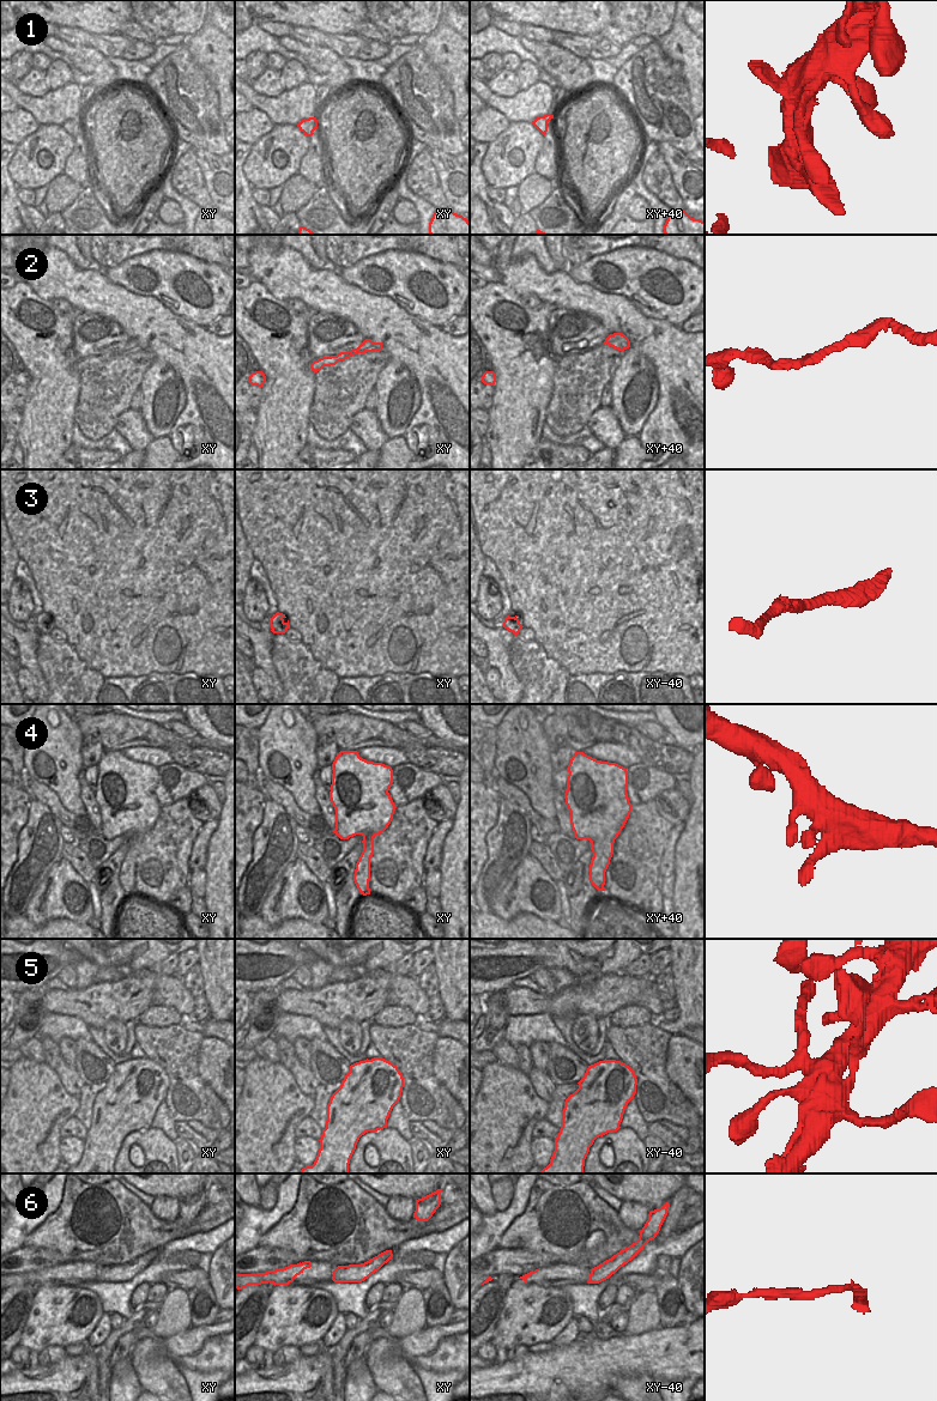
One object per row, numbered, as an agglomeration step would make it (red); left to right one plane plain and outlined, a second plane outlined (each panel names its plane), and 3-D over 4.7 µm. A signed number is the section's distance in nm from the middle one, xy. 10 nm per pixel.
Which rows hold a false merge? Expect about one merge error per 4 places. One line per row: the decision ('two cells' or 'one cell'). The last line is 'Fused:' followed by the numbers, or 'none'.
1: one cell
2: one cell
3: one cell
4: one cell
5: two cells
6: two cells
Fused: 5, 6

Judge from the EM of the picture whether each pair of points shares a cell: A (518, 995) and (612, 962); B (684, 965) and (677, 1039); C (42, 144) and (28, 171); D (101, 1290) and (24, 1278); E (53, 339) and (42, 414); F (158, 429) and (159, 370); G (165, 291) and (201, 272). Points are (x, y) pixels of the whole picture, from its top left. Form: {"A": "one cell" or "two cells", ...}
{"A": "two cells", "B": "two cells", "C": "one cell", "D": "two cells", "E": "one cell", "F": "one cell", "G": "one cell"}

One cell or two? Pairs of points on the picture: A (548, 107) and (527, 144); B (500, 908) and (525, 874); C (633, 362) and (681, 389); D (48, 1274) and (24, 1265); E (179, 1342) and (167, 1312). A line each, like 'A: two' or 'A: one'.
A: two
B: one
C: two
D: two
E: two

